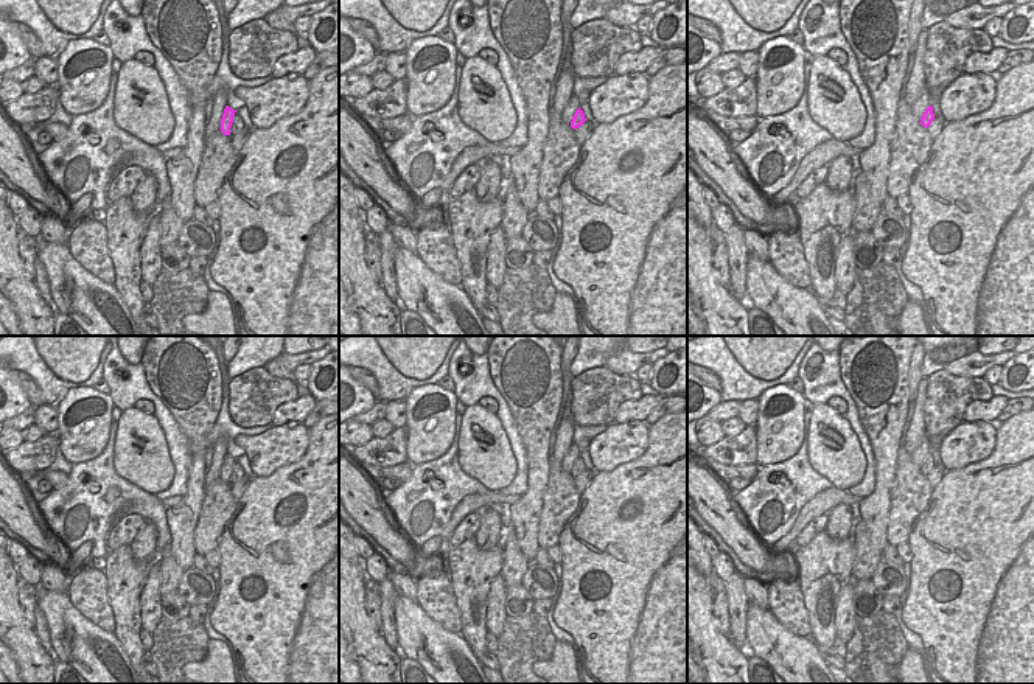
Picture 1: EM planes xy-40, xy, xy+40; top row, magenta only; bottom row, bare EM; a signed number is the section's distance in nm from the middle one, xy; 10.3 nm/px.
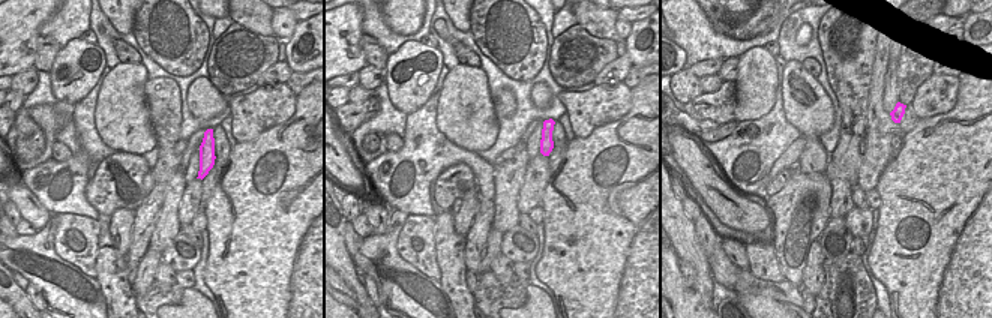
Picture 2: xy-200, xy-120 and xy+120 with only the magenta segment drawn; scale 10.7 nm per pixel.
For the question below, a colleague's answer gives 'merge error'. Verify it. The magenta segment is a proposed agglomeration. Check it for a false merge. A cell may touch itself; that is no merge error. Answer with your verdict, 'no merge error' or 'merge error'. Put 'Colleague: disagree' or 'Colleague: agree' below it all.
no merge error
Colleague: disagree

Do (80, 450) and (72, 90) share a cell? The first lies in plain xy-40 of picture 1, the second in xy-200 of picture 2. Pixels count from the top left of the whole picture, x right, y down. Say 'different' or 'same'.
same

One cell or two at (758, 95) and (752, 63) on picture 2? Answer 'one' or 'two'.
one

